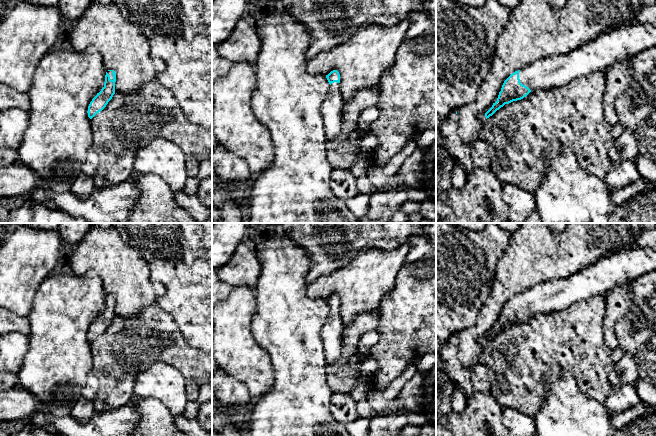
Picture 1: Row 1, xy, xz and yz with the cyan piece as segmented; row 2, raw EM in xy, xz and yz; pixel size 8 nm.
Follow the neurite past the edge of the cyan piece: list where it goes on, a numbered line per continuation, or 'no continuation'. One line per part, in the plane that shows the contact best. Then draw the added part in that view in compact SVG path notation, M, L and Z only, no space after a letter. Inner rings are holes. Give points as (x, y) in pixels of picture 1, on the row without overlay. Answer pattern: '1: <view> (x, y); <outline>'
1: yz (610, 271); M650 247L624 248L565 279L540 283L520 293L521 308L531 315L562 311L572 304L605 294L627 281L656 271L656 251Z

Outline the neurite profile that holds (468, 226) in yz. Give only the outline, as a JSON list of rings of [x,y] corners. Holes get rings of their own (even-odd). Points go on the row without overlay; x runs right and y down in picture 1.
[[[446,223],[453,225],[455,227],[466,229],[466,230],[473,230],[473,231],[480,231],[485,228],[487,223]]]

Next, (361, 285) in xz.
[[[408,242],[387,251],[363,248],[346,266],[307,284],[306,293],[325,300],[337,294],[343,324],[347,325],[361,313],[380,308],[383,297],[394,287],[410,246]]]

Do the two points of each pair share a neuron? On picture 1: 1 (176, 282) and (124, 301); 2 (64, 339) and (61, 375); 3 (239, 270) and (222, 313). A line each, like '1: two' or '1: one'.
1: two
2: one
3: two

